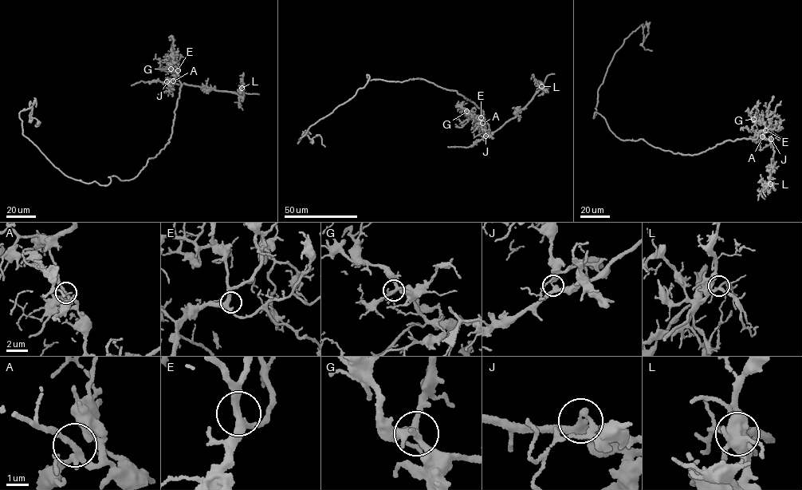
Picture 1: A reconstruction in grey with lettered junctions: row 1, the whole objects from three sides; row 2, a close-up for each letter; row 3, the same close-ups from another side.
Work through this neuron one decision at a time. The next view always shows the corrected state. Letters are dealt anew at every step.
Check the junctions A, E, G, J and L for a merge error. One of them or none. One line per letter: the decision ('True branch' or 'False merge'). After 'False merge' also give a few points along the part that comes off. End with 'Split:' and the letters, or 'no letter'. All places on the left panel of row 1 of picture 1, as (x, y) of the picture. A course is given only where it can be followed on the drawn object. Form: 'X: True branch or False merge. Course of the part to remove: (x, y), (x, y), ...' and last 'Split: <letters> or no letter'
A: True branch
E: True branch
G: True branch
J: False merge. Course of the part to remove: (167, 82), (237, 92), (241, 90), (242, 75), (240, 76)
L: True branch
Split: J

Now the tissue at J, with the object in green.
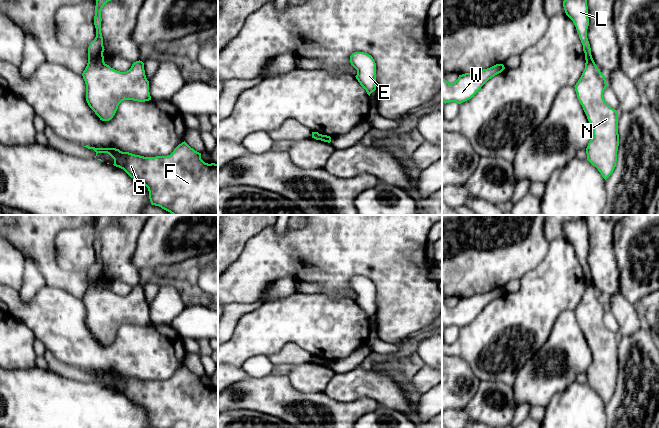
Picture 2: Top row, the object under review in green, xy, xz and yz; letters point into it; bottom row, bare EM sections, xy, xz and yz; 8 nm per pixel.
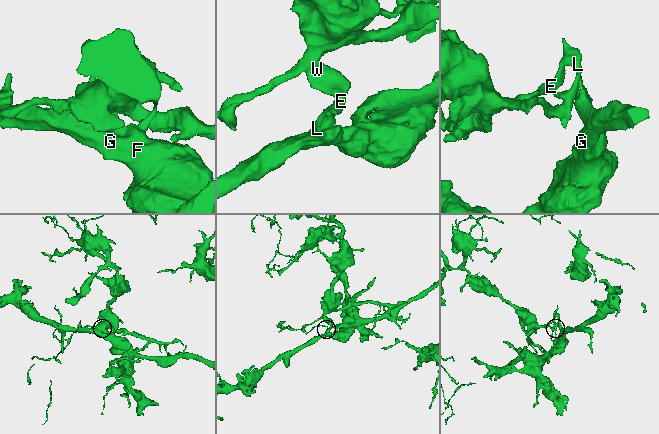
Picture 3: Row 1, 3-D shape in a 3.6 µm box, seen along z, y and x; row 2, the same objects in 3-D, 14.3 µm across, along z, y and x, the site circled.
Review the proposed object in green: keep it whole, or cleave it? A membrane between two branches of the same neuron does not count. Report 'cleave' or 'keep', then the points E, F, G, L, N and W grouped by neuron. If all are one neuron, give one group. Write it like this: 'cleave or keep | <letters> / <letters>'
cleave | E L W / F G N

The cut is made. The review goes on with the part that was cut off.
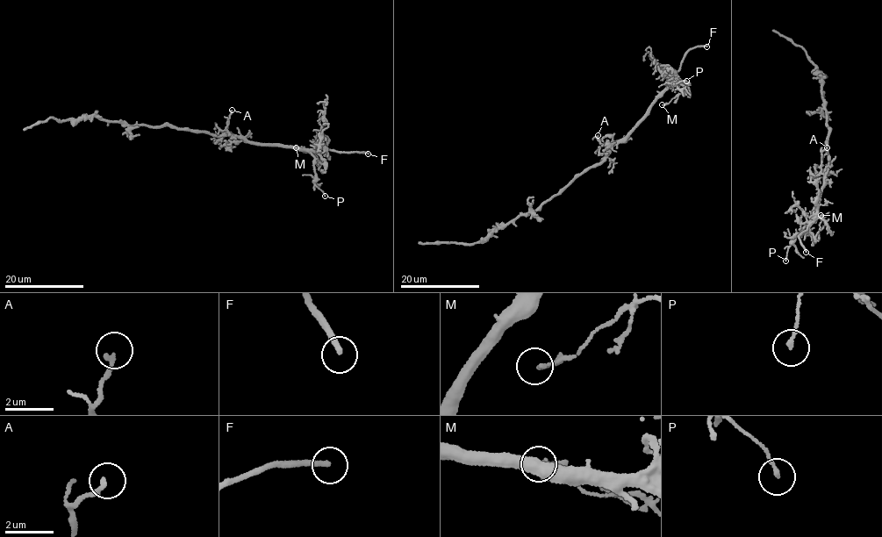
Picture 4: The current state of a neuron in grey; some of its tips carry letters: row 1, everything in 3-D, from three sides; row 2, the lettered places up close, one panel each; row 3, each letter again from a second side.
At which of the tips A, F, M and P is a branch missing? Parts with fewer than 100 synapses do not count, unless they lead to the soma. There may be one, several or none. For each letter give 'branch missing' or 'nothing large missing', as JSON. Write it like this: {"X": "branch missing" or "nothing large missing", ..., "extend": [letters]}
{"A": "nothing large missing", "F": "branch missing", "M": "nothing large missing", "P": "nothing large missing", "extend": ["F"]}

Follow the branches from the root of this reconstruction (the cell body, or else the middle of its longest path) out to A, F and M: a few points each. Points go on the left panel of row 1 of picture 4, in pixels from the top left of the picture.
A: (191, 131), (234, 137), (225, 128), (232, 110)
F: (191, 131), (240, 136), (247, 140), (261, 143), (368, 153)
M: (191, 131), (240, 136), (254, 142), (311, 149), (323, 161), (319, 161), (311, 153), (296, 147)

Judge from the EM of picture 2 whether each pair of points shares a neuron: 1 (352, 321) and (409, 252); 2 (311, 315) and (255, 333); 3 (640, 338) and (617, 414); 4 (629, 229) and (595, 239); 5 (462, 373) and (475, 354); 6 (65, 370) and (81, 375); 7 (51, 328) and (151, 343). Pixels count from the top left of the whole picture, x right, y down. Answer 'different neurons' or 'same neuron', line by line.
1: different neurons
2: same neuron
3: same neuron
4: different neurons
5: different neurons
6: same neuron
7: same neuron

